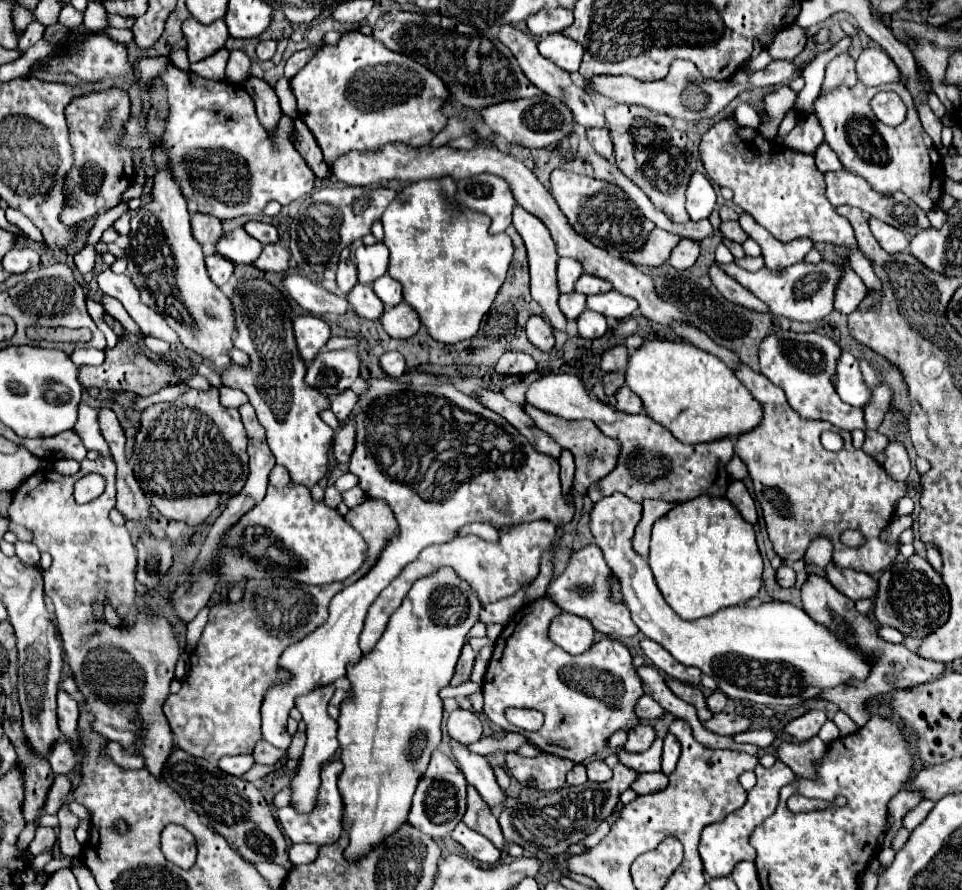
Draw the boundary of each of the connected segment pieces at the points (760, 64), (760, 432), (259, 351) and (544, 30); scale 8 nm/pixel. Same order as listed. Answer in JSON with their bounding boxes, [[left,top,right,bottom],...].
[[743,46,772,74],[735,364,907,574],[221,278,333,488],[527,8,573,36]]

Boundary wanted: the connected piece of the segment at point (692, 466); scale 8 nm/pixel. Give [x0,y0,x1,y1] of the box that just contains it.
[527,374,733,504]

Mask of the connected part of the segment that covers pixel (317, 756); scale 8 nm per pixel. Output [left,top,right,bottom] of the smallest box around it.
[289,684,339,814]

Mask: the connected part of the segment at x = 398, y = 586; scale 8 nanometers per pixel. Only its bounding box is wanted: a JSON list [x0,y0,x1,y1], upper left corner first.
[359,520,555,654]

